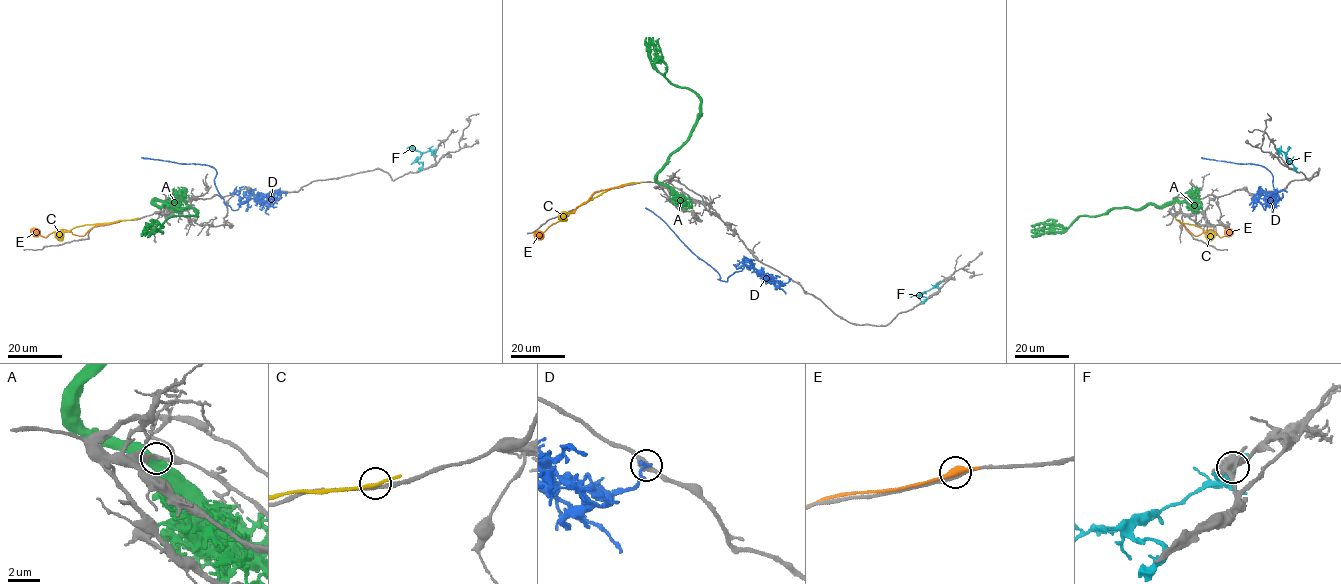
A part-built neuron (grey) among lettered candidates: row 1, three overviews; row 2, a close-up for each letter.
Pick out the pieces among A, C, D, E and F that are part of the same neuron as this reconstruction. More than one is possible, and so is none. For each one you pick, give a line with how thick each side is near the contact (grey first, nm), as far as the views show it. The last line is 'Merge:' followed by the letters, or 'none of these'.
Merge: none of these

